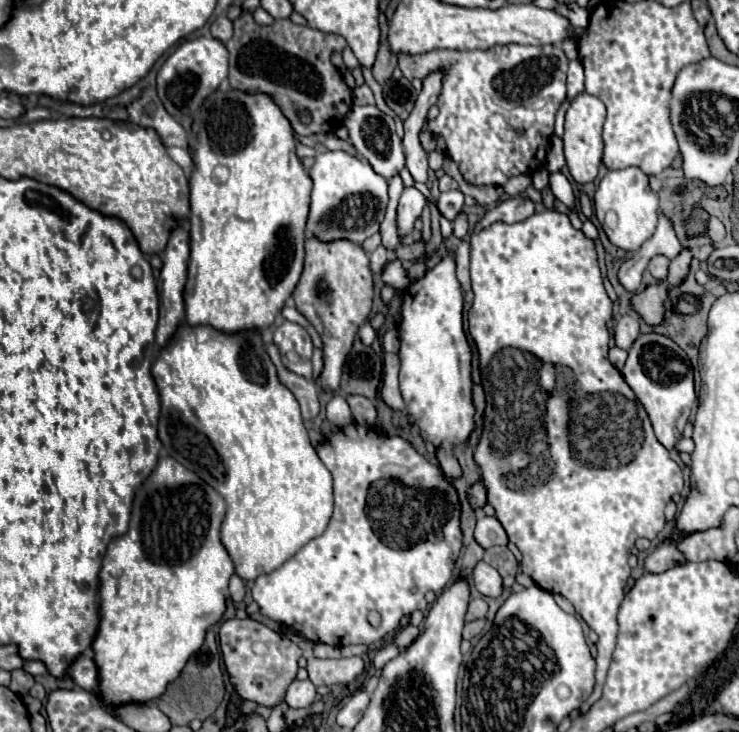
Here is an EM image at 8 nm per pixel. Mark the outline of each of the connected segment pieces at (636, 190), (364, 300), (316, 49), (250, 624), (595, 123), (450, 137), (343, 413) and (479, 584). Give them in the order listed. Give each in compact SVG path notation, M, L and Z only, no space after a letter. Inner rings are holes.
M623 168L607 172L595 192L595 216L607 234L609 242L625 252L635 252L653 234L657 224L655 208L659 210L659 198L649 186L647 174L639 168Z
M311 236L305 242L305 266L301 280L293 292L295 308L309 320L309 324L321 334L325 346L325 368L319 378L327 390L337 390L341 380L343 362L351 350L359 326L367 320L373 300L373 274L365 250L353 240L315 240Z
M243 10L235 20L235 34L227 42L229 84L237 90L273 96L299 136L335 132L353 104L353 92L331 64L331 54L341 52L345 46L347 42L343 36L297 26L291 20L275 20L269 26L261 26ZM303 112L311 114L311 122L301 122Z
M249 618L225 620L219 630L219 642L227 672L231 674L231 682L241 698L263 706L275 706L283 700L287 686L297 674L297 660L303 656L295 642Z
M587 92L579 94L571 102L571 108L567 110L565 134L563 134L565 158L567 158L567 166L569 166L571 176L579 184L593 182L597 178L597 174L599 174L601 160L603 160L603 138L601 138L603 120L605 120L605 104L599 98L587 94Z
M505 44L505 46L495 46L489 50L471 50L471 52L459 52L459 50L435 50L435 52L425 52L423 56L399 56L399 68L403 72L405 78L413 80L419 78L423 80L423 76L427 76L427 72L431 72L431 68L447 68L447 76L443 76L443 92L439 92L439 116L435 120L429 120L429 130L433 134L441 134L447 142L447 156L459 166L459 172L463 174L463 178L469 184L485 184L485 186L503 186L511 176L519 176L519 174L533 174L537 168L545 166L545 154L547 154L547 146L549 140L553 136L555 130L555 114L561 106L561 102L565 100L565 82L567 82L567 56L561 48L557 46L521 46L521 44Z
M335 394L335 396L329 400L329 404L327 404L327 420L333 422L333 424L337 424L339 428L353 422L351 408L349 408L347 400L345 400L341 394Z
M479 562L473 568L473 584L475 588L489 598L499 598L503 594L503 578L499 576L499 572L489 566L487 562Z

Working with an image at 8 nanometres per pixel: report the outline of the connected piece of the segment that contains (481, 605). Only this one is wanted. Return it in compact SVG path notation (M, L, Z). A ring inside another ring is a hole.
M475 598L469 602L469 610L467 610L467 616L465 620L471 622L471 620L479 620L487 614L487 602L483 598Z

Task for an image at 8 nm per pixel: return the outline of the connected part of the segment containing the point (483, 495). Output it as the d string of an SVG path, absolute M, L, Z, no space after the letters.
M475 482L473 486L469 486L467 490L467 498L473 510L481 510L487 504L487 488L483 488L483 482Z

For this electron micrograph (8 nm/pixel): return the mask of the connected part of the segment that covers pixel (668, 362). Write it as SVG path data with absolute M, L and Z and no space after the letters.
M655 332L641 334L629 350L629 358L621 374L639 402L645 406L657 440L667 450L675 450L675 444L681 440L683 428L689 420L691 406L697 401L693 368L687 354L667 336Z

